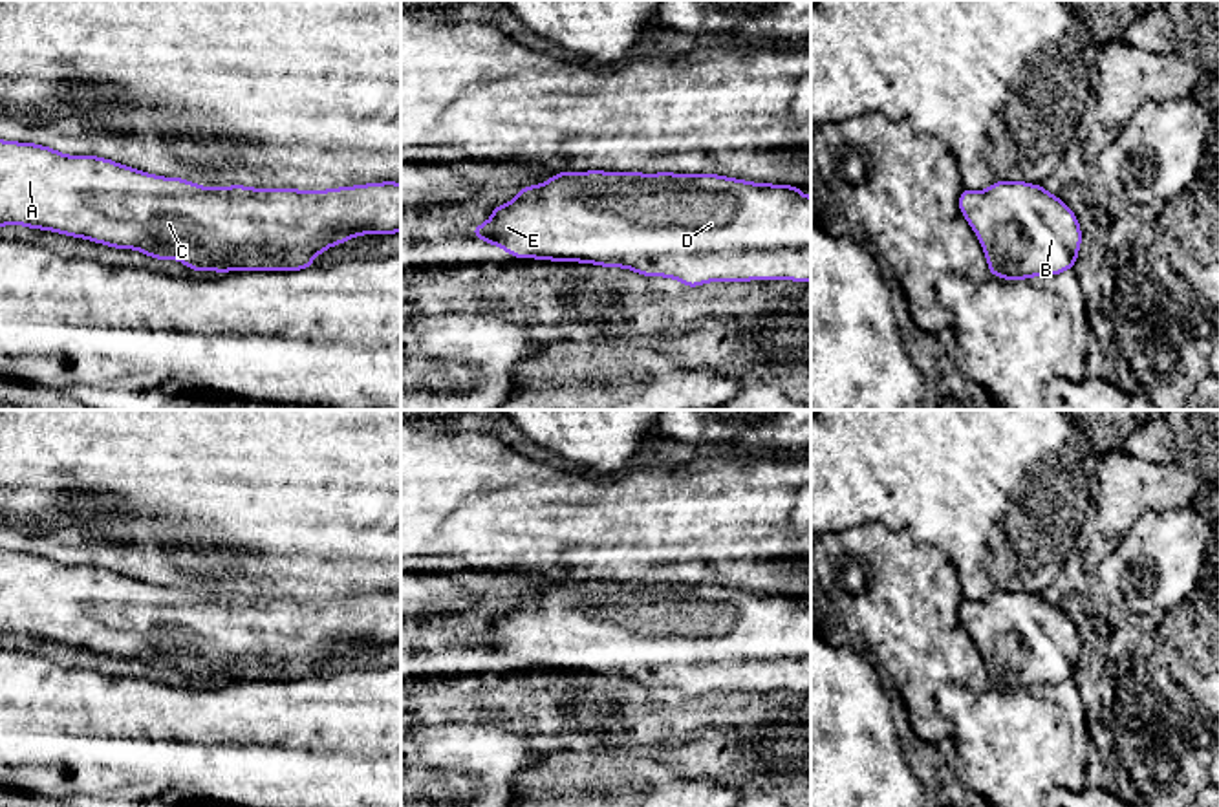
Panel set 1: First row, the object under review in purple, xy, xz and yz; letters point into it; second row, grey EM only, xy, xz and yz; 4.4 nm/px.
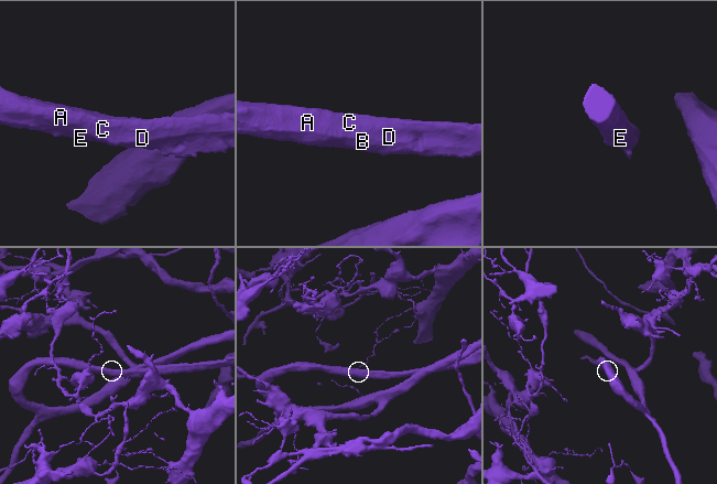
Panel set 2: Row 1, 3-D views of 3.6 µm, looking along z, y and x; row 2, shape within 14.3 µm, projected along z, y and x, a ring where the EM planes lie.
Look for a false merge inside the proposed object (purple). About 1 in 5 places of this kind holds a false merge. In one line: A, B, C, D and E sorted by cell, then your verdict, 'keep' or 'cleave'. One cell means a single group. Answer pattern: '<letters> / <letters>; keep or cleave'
A B C D E; keep

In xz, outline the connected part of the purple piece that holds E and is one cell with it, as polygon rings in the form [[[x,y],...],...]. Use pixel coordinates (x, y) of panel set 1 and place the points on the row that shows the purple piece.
[[[560,172],[545,183],[520,188],[514,199],[494,207],[492,216],[470,231],[514,258],[624,267],[644,276],[681,280],[688,287],[732,280],[811,282],[811,196],[805,198],[798,187],[789,185],[714,174]]]

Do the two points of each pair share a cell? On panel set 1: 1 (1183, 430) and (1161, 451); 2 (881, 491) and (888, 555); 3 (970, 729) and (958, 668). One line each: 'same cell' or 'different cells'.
1: same cell
2: different cells
3: different cells

